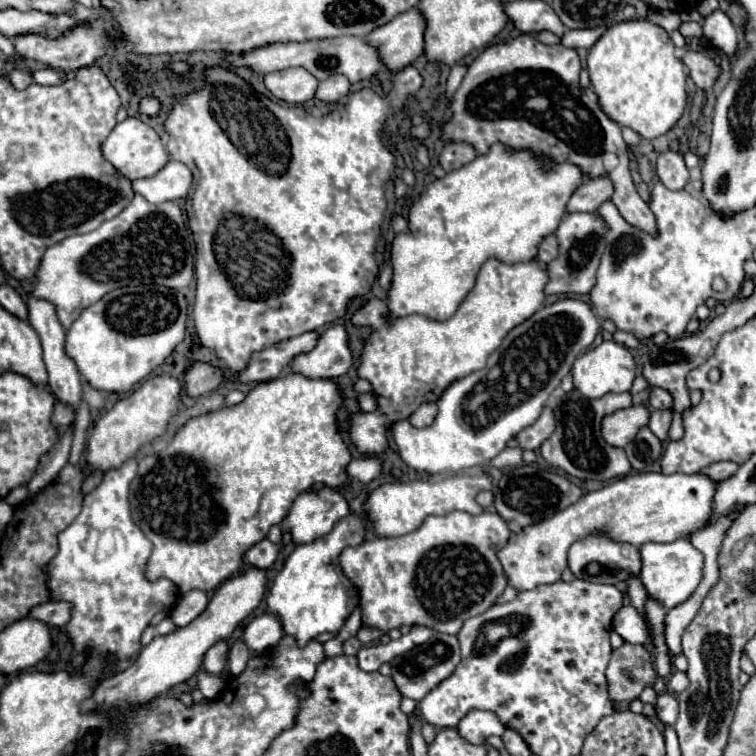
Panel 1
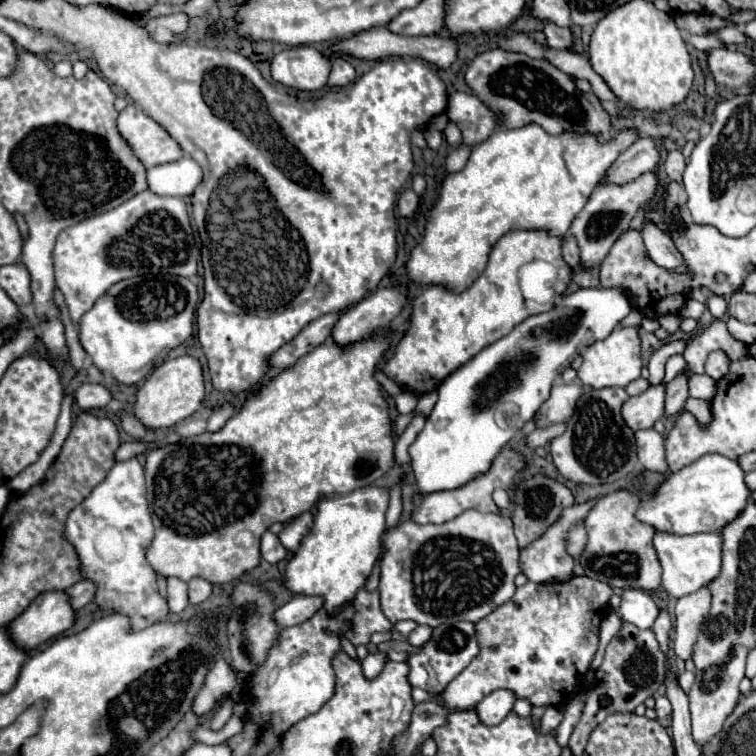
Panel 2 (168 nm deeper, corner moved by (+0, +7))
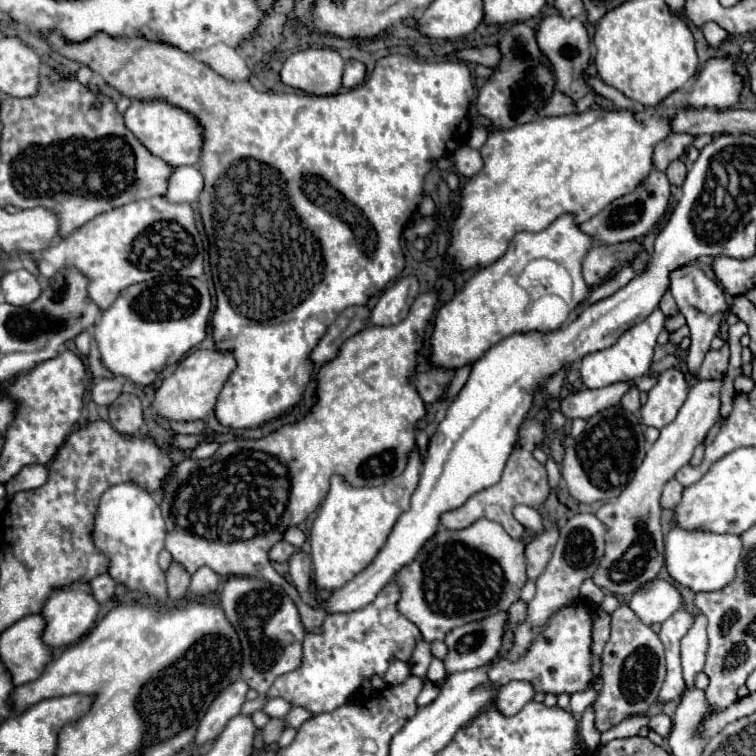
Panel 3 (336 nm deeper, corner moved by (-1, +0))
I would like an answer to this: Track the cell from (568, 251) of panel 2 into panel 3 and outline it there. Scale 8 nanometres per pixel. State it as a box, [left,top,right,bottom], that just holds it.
[582,242,642,286]

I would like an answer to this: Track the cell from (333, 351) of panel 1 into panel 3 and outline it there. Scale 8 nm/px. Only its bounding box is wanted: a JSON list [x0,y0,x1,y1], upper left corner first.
[368,276,418,326]

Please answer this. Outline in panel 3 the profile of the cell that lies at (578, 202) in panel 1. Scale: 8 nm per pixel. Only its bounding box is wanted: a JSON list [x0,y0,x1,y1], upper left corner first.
[652,134,694,170]

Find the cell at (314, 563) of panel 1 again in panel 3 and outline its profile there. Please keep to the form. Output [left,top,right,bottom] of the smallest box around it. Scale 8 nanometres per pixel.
[310,448,420,590]

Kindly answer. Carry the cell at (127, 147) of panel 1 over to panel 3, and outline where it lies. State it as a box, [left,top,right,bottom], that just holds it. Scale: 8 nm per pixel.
[124,100,202,168]

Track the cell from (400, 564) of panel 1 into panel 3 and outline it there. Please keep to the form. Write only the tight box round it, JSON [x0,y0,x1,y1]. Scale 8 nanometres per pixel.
[394,518,526,642]

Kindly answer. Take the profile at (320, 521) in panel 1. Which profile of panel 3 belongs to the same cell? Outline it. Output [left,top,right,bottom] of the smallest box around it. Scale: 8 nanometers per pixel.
[288,548,318,606]

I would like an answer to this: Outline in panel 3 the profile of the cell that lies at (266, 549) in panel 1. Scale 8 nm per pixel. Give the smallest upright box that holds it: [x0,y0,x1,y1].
[268,540,294,562]

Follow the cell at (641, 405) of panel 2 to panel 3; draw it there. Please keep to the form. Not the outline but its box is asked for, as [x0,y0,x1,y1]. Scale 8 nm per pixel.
[640,368,688,428]

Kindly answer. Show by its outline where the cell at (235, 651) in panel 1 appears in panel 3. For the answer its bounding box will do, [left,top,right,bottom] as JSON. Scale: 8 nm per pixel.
[220,578,304,698]

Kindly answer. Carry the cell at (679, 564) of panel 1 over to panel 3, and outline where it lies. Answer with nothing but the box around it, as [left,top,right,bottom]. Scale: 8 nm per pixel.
[666,528,742,594]

